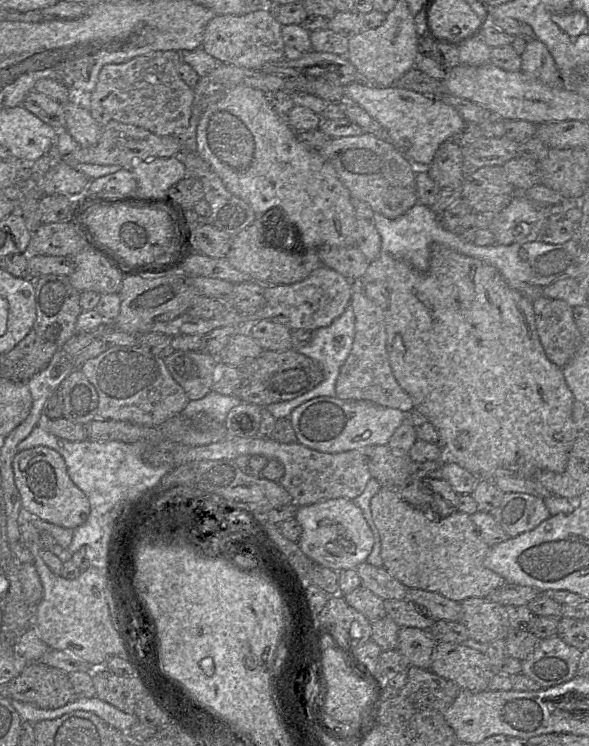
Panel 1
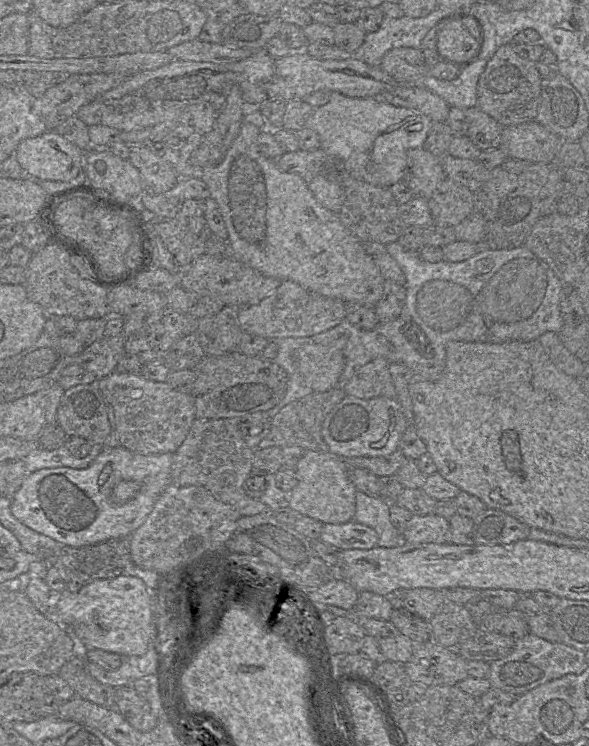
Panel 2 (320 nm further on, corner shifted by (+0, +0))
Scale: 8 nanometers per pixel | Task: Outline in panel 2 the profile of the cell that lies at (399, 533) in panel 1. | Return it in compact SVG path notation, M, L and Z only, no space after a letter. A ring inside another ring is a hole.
M436 513L412 515L402 537L408 543L450 543L449 519Z

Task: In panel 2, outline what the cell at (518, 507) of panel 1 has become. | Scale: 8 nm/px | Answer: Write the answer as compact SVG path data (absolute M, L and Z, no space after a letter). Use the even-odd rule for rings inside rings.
M487 508L473 519L476 545L506 545L528 538L531 527L498 509Z

